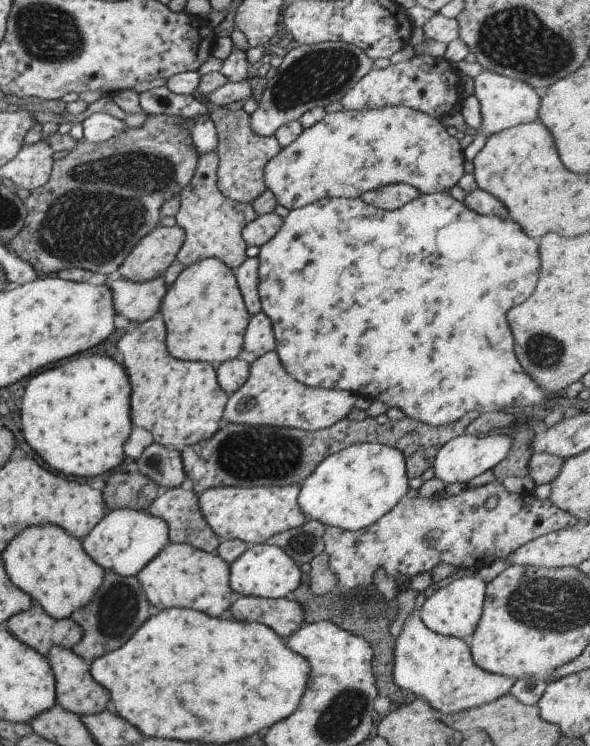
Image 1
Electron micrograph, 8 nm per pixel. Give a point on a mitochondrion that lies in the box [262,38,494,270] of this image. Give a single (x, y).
(320, 75)

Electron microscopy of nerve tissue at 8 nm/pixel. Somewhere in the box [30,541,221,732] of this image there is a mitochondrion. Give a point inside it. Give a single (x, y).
(116, 620)

